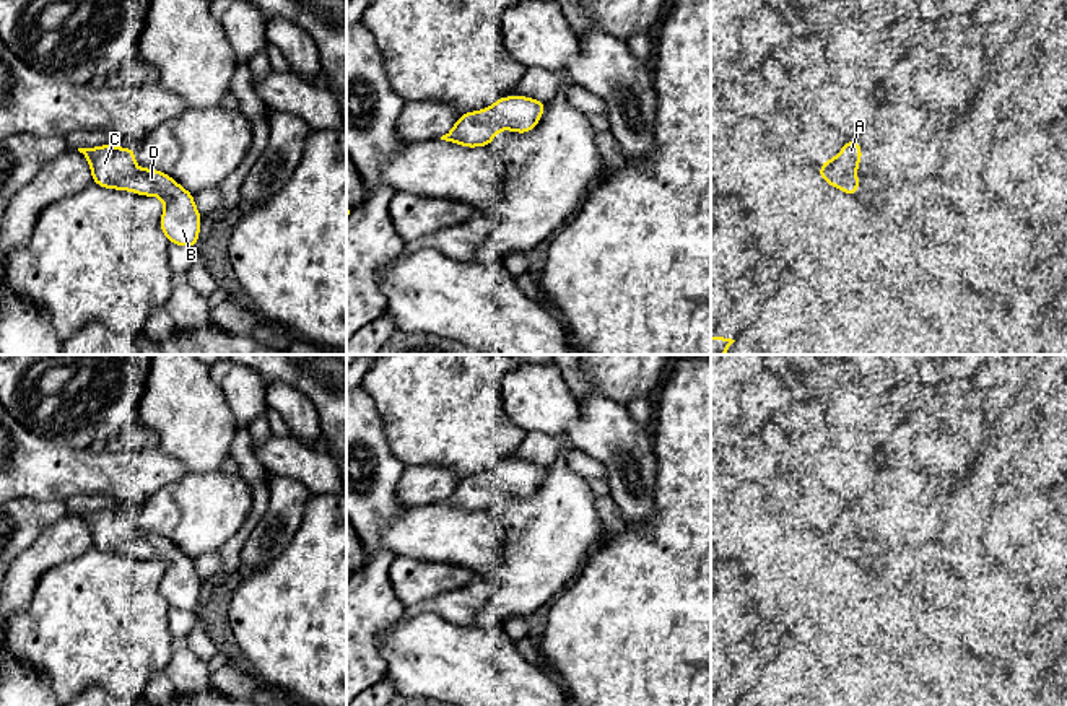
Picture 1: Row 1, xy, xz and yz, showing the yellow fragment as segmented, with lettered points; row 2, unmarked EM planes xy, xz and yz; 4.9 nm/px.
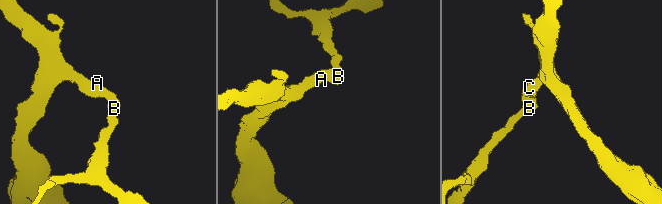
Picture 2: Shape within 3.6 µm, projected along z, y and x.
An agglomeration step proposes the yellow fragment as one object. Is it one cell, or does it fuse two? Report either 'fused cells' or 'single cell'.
single cell

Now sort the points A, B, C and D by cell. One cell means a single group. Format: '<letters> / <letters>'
A B C D

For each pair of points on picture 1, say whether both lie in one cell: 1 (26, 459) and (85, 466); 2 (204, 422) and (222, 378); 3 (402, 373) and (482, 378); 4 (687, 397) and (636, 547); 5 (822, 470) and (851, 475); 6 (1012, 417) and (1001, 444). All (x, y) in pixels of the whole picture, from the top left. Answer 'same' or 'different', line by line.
1: same
2: different
3: same
4: same
5: same
6: same

